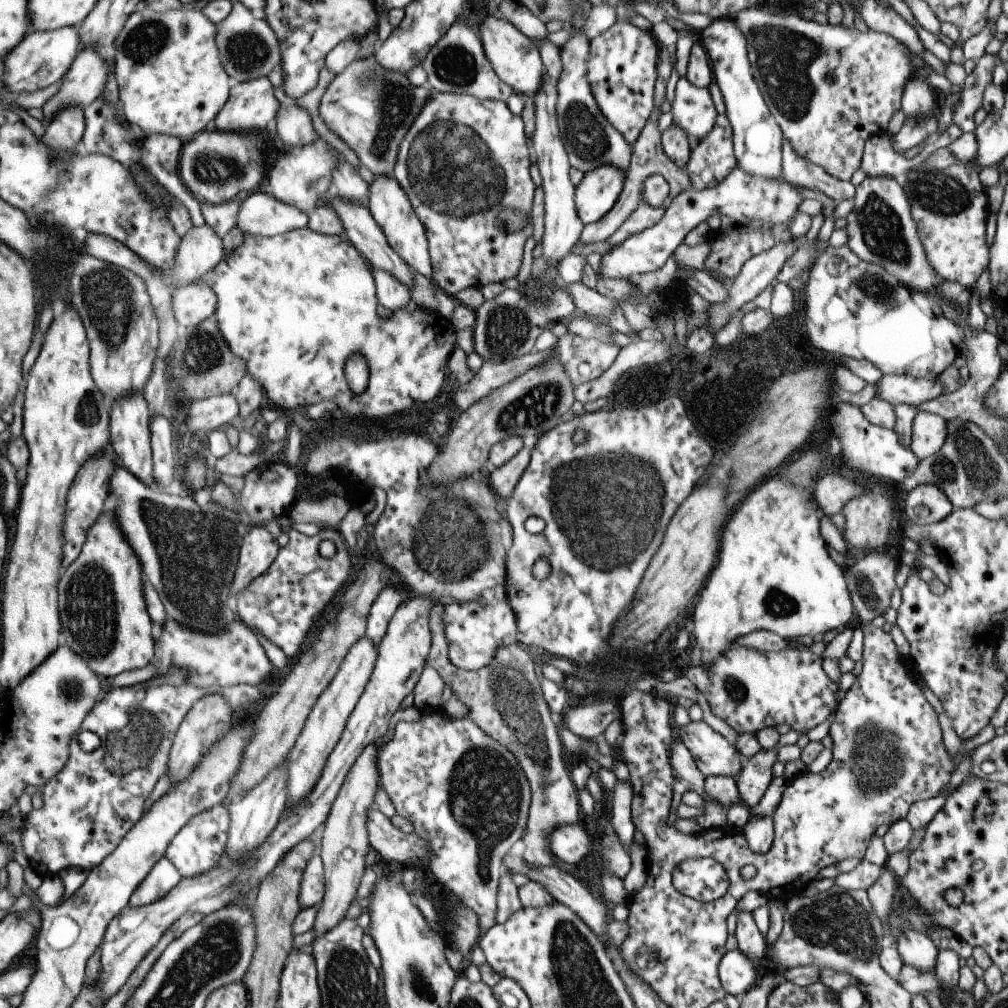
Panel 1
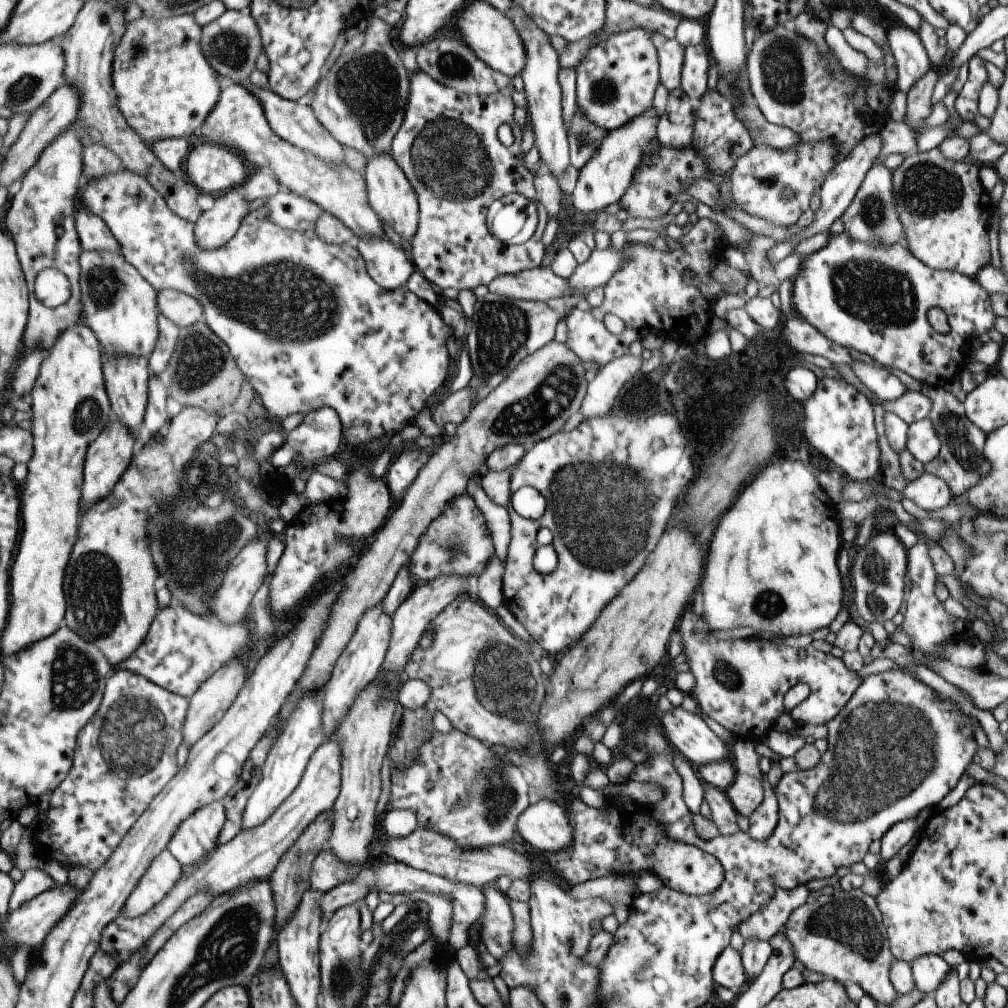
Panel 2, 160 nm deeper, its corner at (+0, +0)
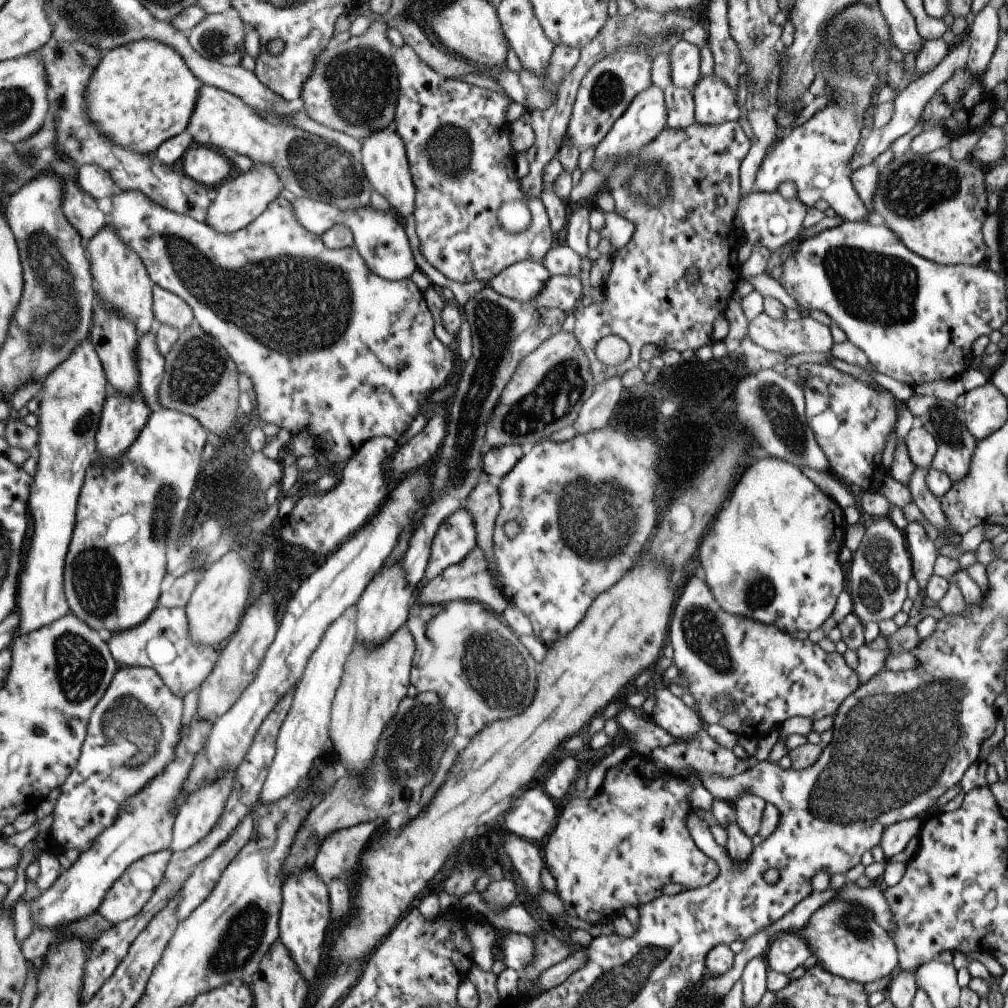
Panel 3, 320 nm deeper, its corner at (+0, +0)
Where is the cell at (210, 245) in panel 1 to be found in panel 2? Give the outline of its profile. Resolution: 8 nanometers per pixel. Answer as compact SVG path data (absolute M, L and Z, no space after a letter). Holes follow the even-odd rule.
M231 187L215 197L214 205L196 220L196 237L202 247L216 249L223 246L231 238L247 214L249 201L244 197L243 187Z

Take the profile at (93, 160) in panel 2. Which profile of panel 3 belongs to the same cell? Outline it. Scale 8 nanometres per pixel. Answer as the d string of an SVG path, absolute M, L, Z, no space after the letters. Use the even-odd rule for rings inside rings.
M82 165L77 173L78 185L97 200L111 199L119 192L111 173L99 165Z

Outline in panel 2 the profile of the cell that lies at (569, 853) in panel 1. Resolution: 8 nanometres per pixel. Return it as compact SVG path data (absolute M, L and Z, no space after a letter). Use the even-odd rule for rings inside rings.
M540 798L517 816L516 832L539 852L557 852L571 844L572 830L564 810L554 800Z

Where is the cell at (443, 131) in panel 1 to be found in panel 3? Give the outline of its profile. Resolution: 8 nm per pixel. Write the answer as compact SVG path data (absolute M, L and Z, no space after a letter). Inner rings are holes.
M404 44L401 47L393 48L391 60L396 68L398 82L398 93L396 96L392 122L403 141L406 150L408 169L415 189L412 215L420 252L423 258L425 258L426 262L435 268L439 274L443 274L447 280L453 280L453 282L473 282L473 280L481 282L481 280L491 280L498 272L501 272L510 264L520 260L531 259L541 262L542 258L546 255L546 252L550 249L551 240L553 240L551 237L552 232L543 203L538 199L531 199L523 196L523 192L519 186L519 179L516 175L516 153L509 142L510 125L505 121L504 116L508 104L507 98L505 98L501 92L476 87L458 81L457 79L443 77L432 68L429 68L429 66L415 54L415 51L409 45ZM504 201L523 201L525 203L530 214L530 221L527 229L523 229L521 232L512 233L506 231L500 225L497 218L497 208L499 208Z

